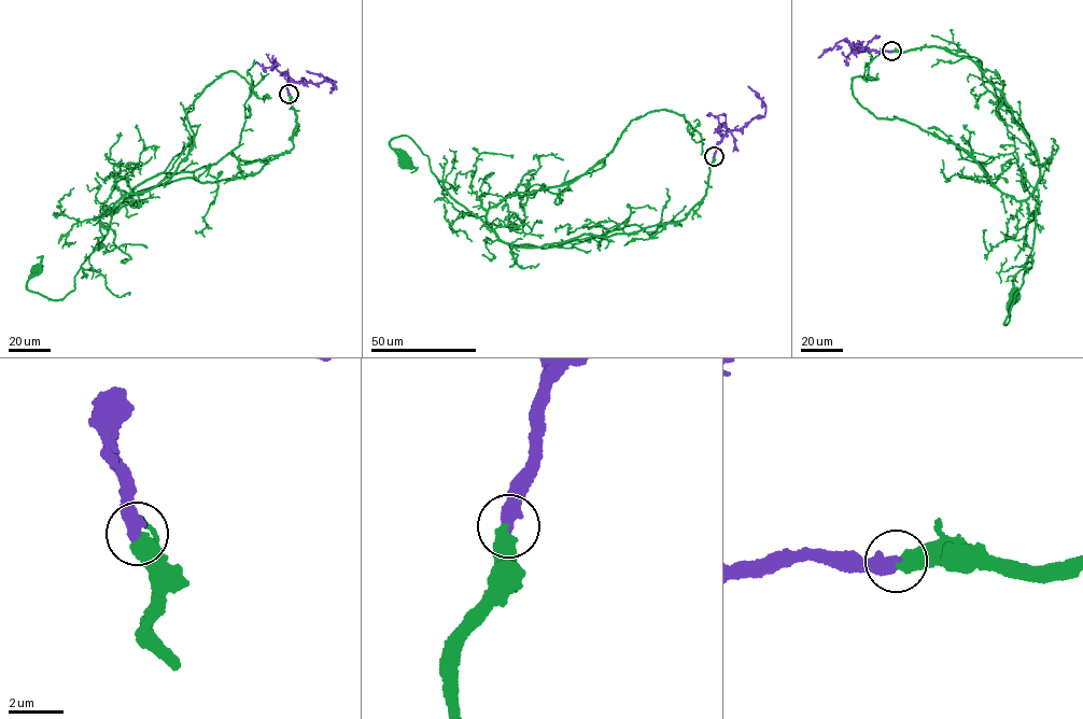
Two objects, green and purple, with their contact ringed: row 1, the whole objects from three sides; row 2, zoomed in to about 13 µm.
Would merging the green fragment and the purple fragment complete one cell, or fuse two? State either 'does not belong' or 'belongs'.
belongs

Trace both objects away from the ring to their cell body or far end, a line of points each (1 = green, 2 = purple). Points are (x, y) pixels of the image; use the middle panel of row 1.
1: (714, 156), (706, 196), (686, 217), (526, 249), (452, 198), (410, 138), (393, 138), (407, 161)
2: (714, 156), (723, 136), (764, 116), (764, 102), (748, 85)

